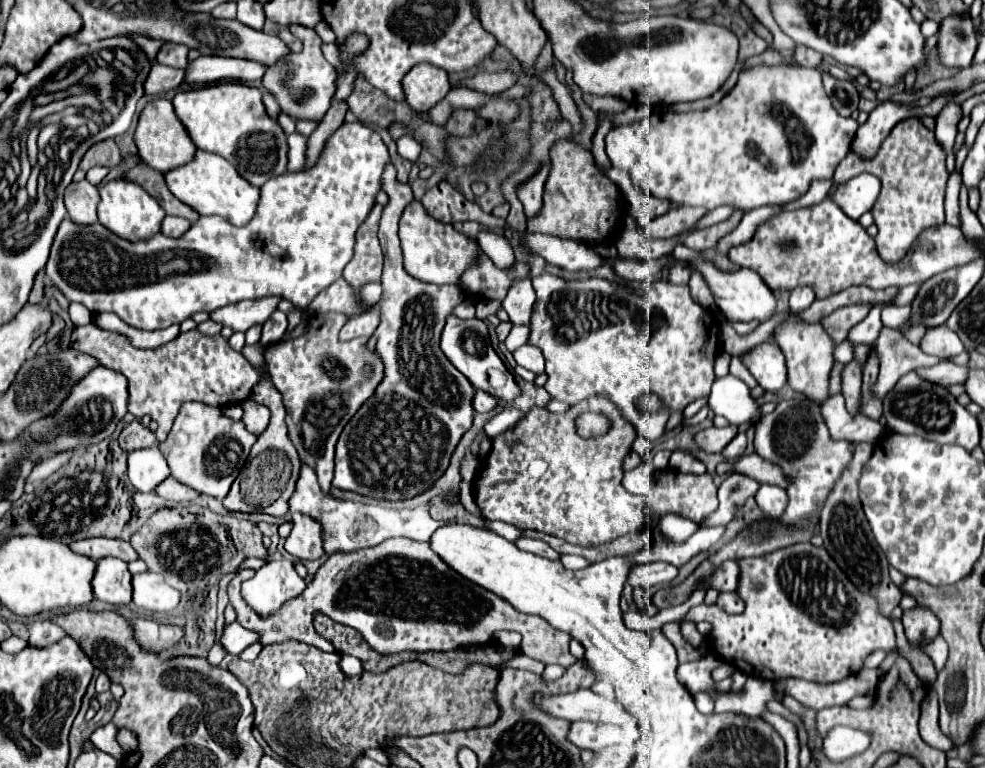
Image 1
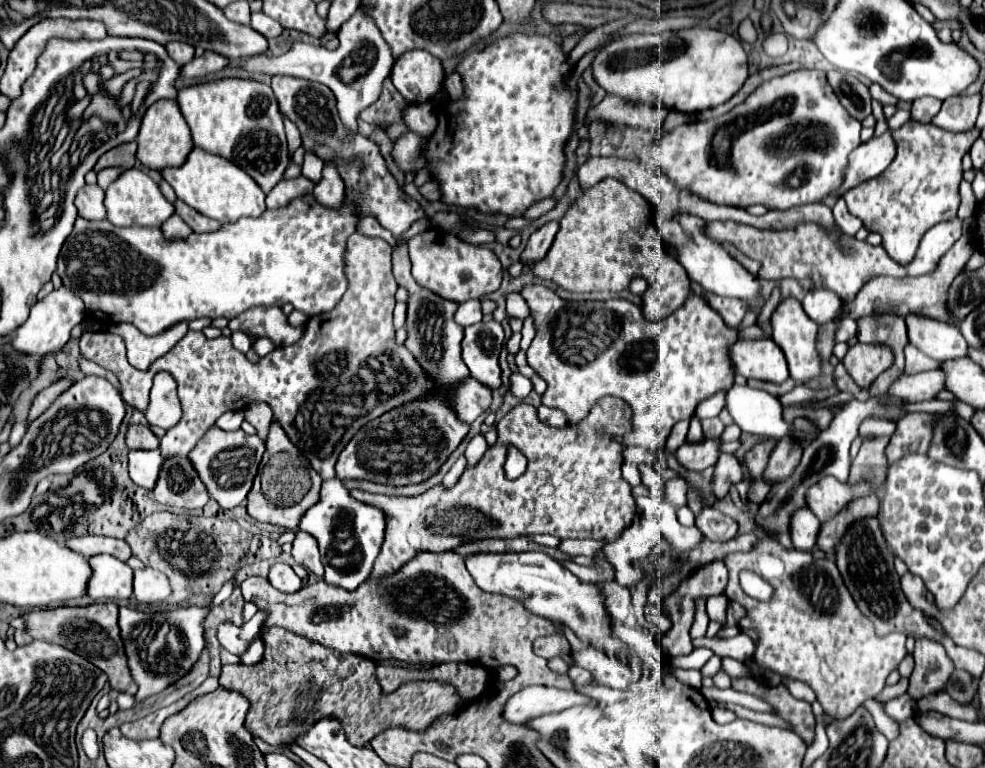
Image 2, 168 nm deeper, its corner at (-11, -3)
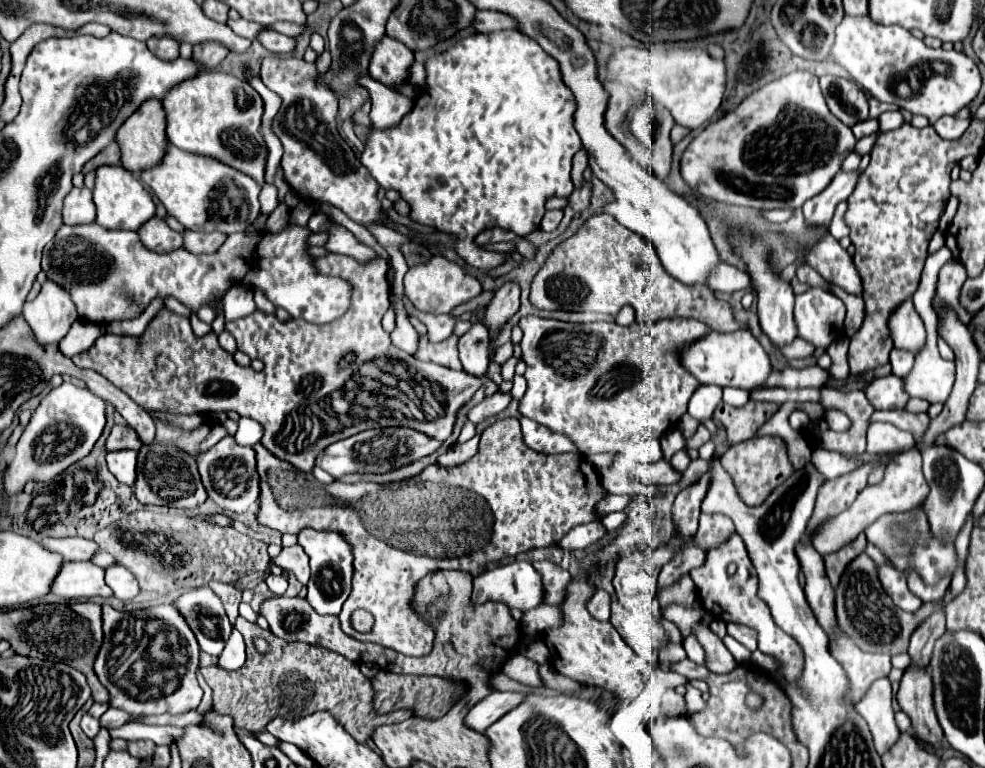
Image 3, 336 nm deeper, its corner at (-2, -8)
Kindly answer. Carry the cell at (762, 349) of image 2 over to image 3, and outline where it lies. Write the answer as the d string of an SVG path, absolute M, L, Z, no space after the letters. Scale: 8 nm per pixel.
M736 330L730 334L712 332L702 340L690 344L690 348L682 350L682 364L686 370L692 372L702 384L716 384L716 386L734 386L744 390L754 390L762 386L768 376L772 374L772 364L760 342L750 334L750 330Z

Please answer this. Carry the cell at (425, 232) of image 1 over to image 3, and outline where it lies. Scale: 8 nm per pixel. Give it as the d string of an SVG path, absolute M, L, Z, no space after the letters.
M432 256L428 262L410 266L410 270L404 276L404 288L410 298L410 302L422 310L432 314L448 314L456 306L470 302L472 298L482 294L482 284L476 276L468 274L460 264L444 258L444 256Z

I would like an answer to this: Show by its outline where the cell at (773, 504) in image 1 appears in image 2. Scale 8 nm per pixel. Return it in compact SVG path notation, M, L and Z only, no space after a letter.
M809 507L797 509L791 521L791 539L797 551L815 551L815 537L819 535L819 519Z

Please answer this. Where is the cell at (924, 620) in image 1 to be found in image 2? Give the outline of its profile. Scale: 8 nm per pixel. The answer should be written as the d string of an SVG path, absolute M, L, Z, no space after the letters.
M919 639L917 645L915 645L915 669L911 673L911 679L909 679L909 695L917 701L921 697L927 697L927 695L933 695L933 693L941 693L953 673L953 663L951 659L945 655L945 649L935 643L935 641L929 641L929 639Z

